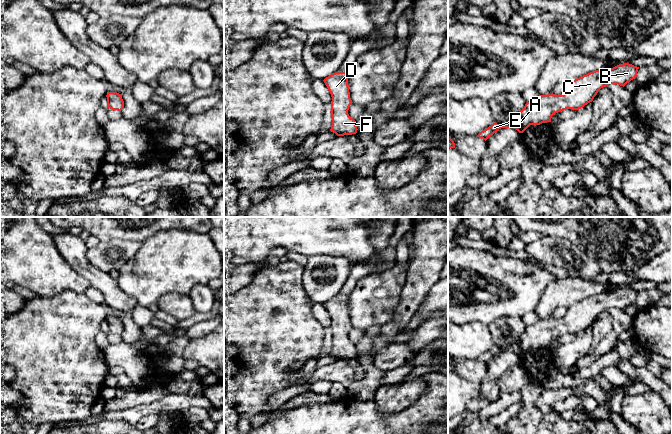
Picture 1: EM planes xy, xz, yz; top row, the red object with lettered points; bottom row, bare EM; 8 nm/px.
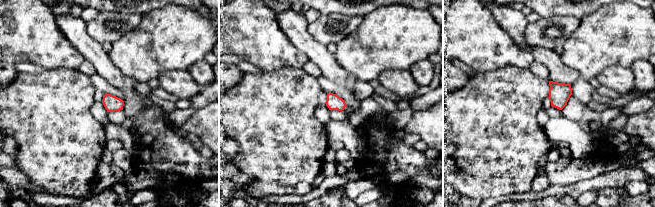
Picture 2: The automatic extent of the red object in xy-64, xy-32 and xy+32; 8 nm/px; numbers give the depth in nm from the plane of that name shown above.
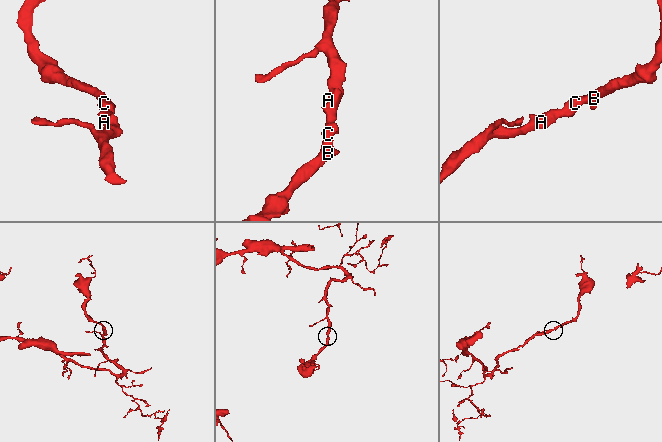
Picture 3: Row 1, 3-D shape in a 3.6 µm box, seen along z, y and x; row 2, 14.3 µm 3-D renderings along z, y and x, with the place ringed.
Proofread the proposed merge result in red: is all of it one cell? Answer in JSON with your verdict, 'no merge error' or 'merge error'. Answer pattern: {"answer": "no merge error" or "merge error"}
{"answer": "no merge error"}

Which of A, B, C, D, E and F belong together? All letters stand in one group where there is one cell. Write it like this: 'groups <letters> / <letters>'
groups A B C D E F

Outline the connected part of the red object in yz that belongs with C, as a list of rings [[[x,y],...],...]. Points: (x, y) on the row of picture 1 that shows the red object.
[[[629,63],[619,64],[613,68],[602,68],[579,77],[569,84],[564,94],[539,95],[529,101],[520,111],[518,117],[505,124],[493,123],[481,131],[477,137],[487,140],[501,128],[513,128],[523,133],[530,125],[551,122],[555,113],[566,109],[579,110],[592,102],[598,91],[609,84],[625,86],[637,76],[639,67]]]

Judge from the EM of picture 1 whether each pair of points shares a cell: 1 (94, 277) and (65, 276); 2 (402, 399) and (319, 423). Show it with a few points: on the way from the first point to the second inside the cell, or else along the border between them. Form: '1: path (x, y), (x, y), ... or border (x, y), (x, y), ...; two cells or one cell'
1: border (67, 261), (90, 285); two cells
2: border (373, 399), (376, 406), (385, 413), (400, 412); two cells

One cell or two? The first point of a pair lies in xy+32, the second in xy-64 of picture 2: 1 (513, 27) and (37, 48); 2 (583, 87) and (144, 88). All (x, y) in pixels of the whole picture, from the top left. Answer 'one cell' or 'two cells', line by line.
1: two cells
2: one cell

